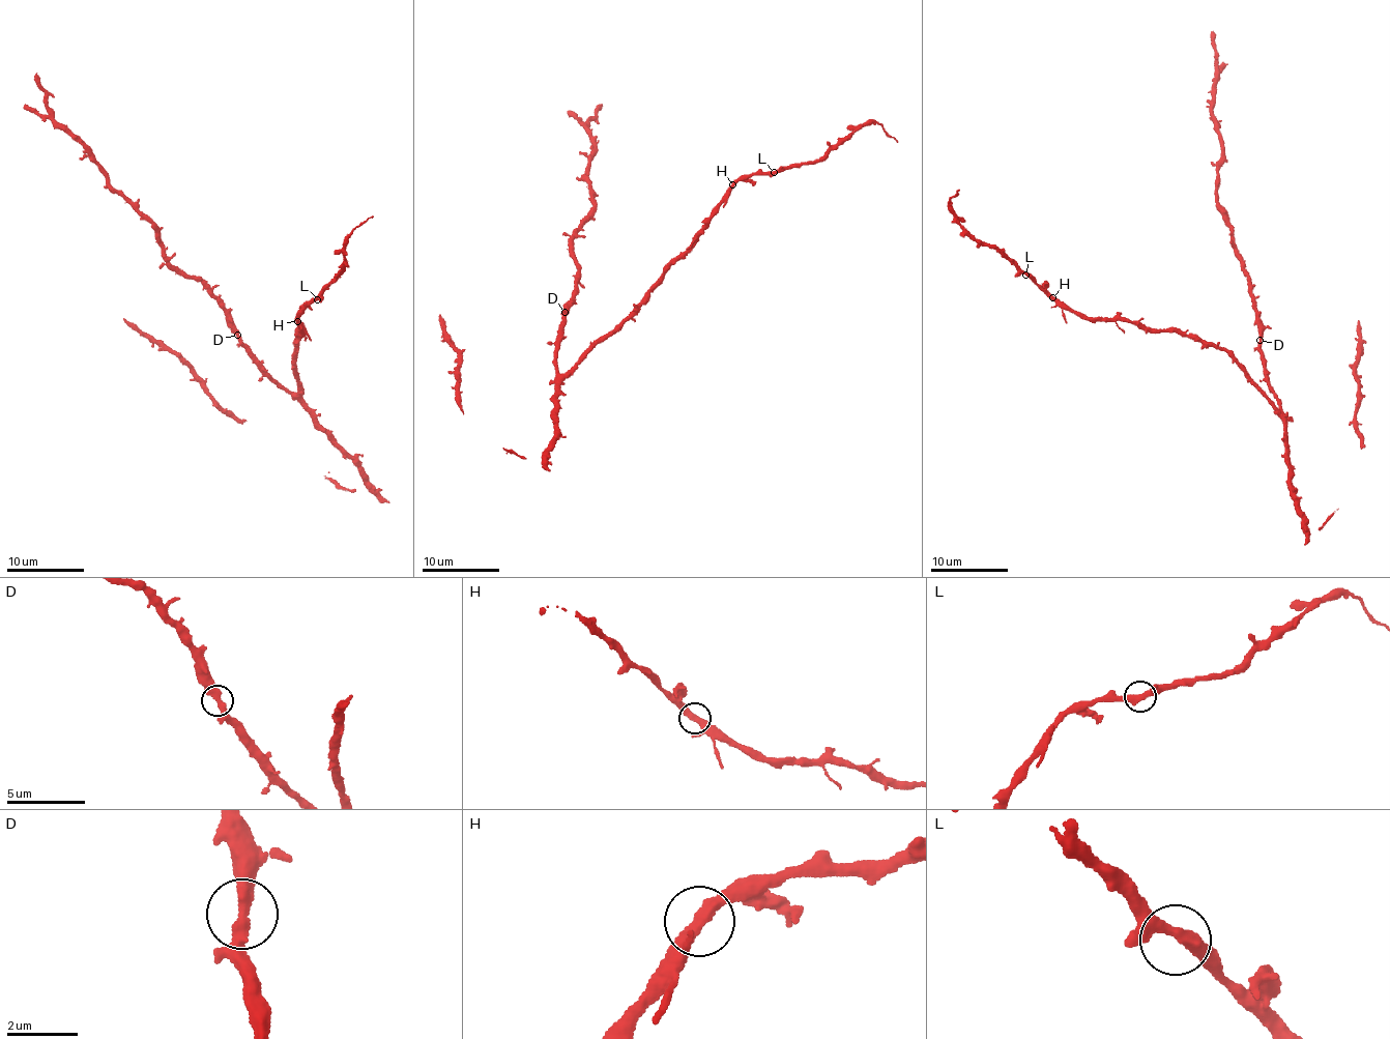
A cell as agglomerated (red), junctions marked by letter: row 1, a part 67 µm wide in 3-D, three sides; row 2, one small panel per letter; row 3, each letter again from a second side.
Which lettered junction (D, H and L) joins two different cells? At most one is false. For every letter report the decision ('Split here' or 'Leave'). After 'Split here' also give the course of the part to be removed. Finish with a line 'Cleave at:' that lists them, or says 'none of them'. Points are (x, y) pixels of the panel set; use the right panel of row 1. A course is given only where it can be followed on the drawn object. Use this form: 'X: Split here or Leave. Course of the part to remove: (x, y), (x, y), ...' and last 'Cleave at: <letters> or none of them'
D: Leave
H: Leave
L: Leave
Cleave at: none of them

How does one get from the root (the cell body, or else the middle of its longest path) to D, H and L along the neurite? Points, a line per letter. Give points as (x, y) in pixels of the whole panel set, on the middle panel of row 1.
D: (567, 372), (559, 374), (556, 359), (565, 312)
H: (567, 372), (623, 321), (662, 270), (686, 251), (732, 184)
L: (567, 372), (623, 321), (662, 270), (686, 251), (727, 189), (754, 174), (774, 172)

